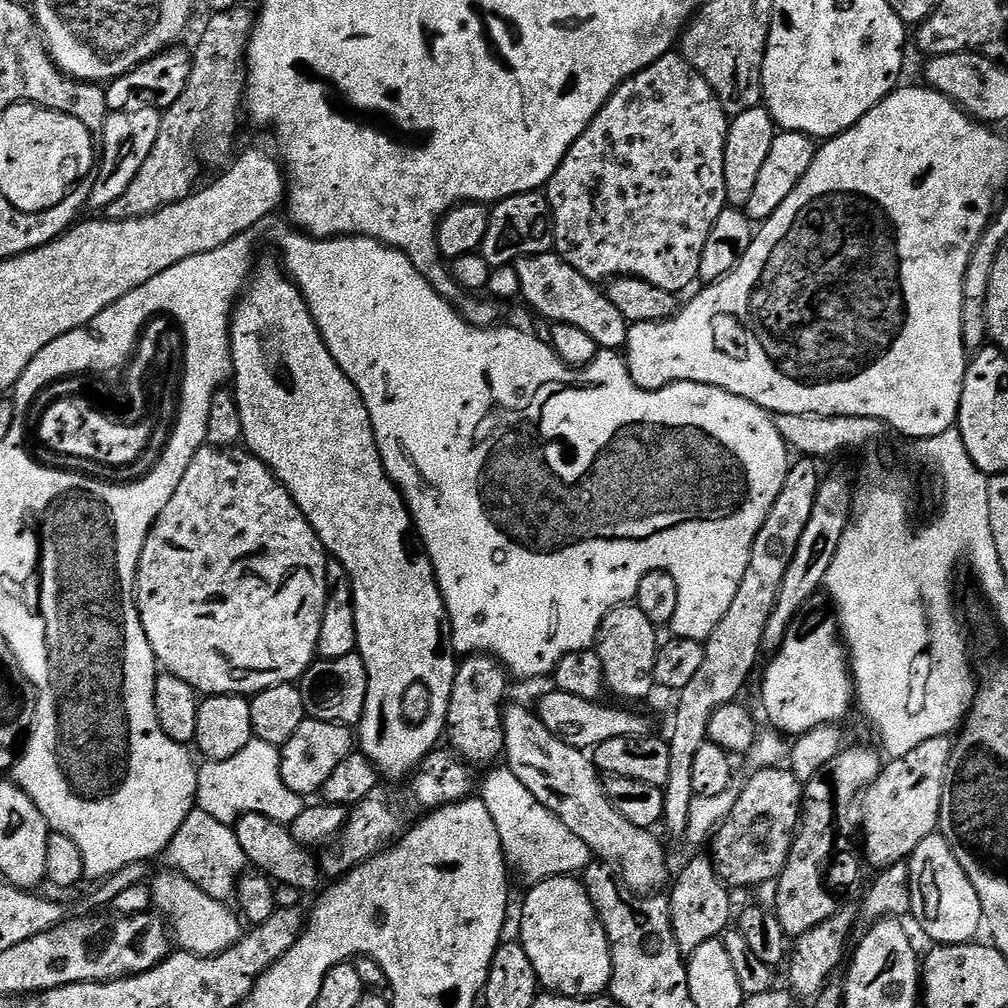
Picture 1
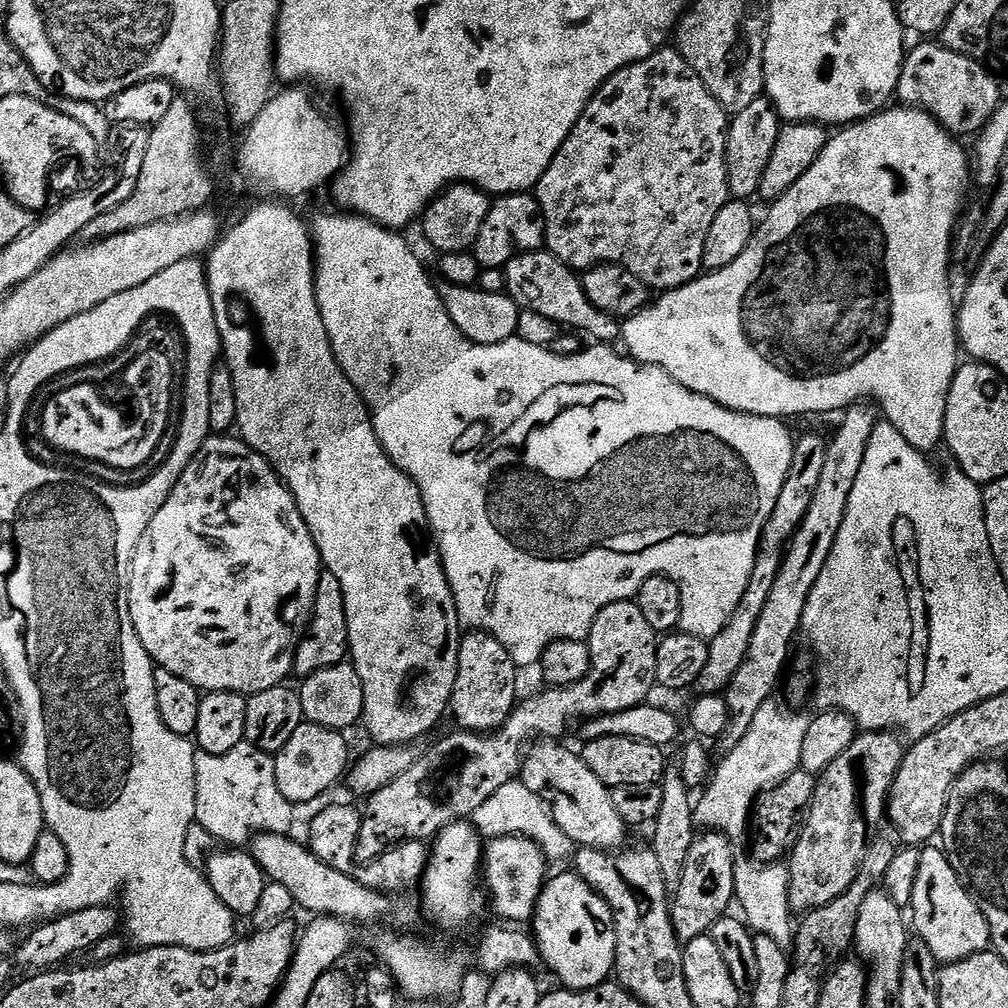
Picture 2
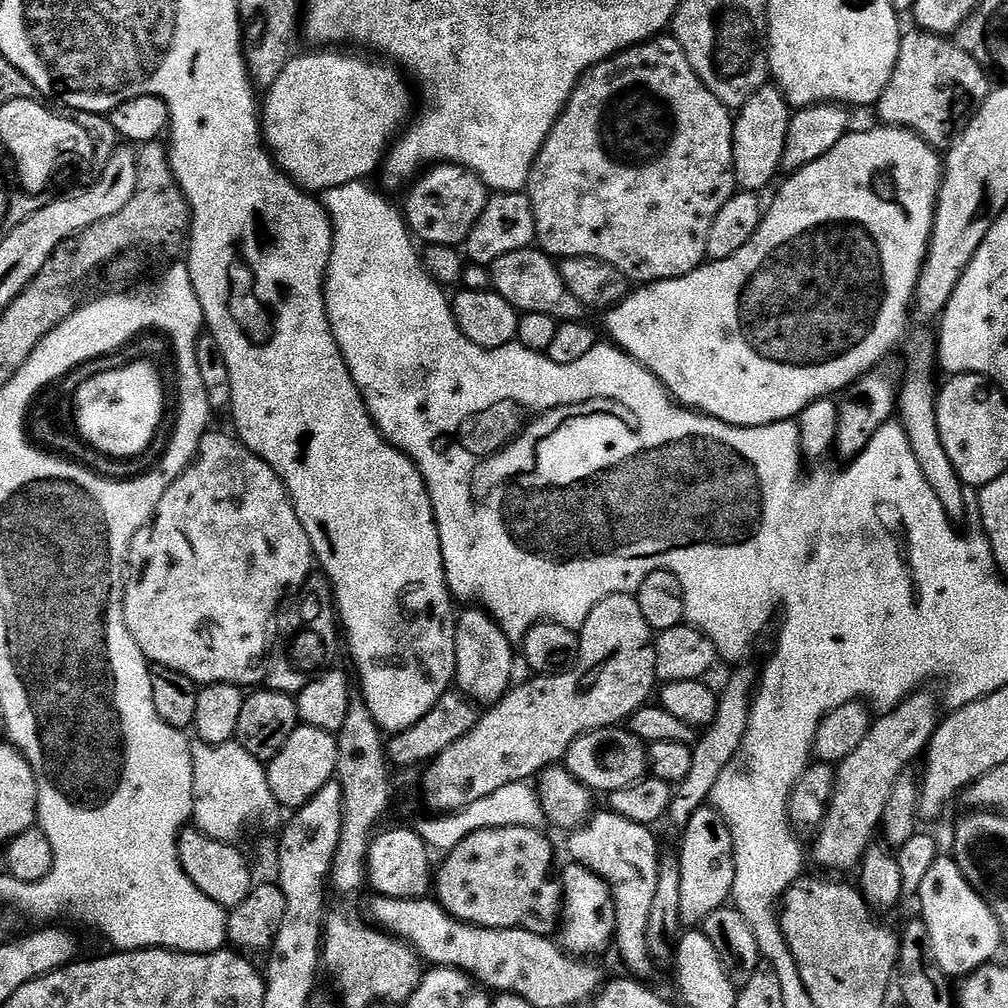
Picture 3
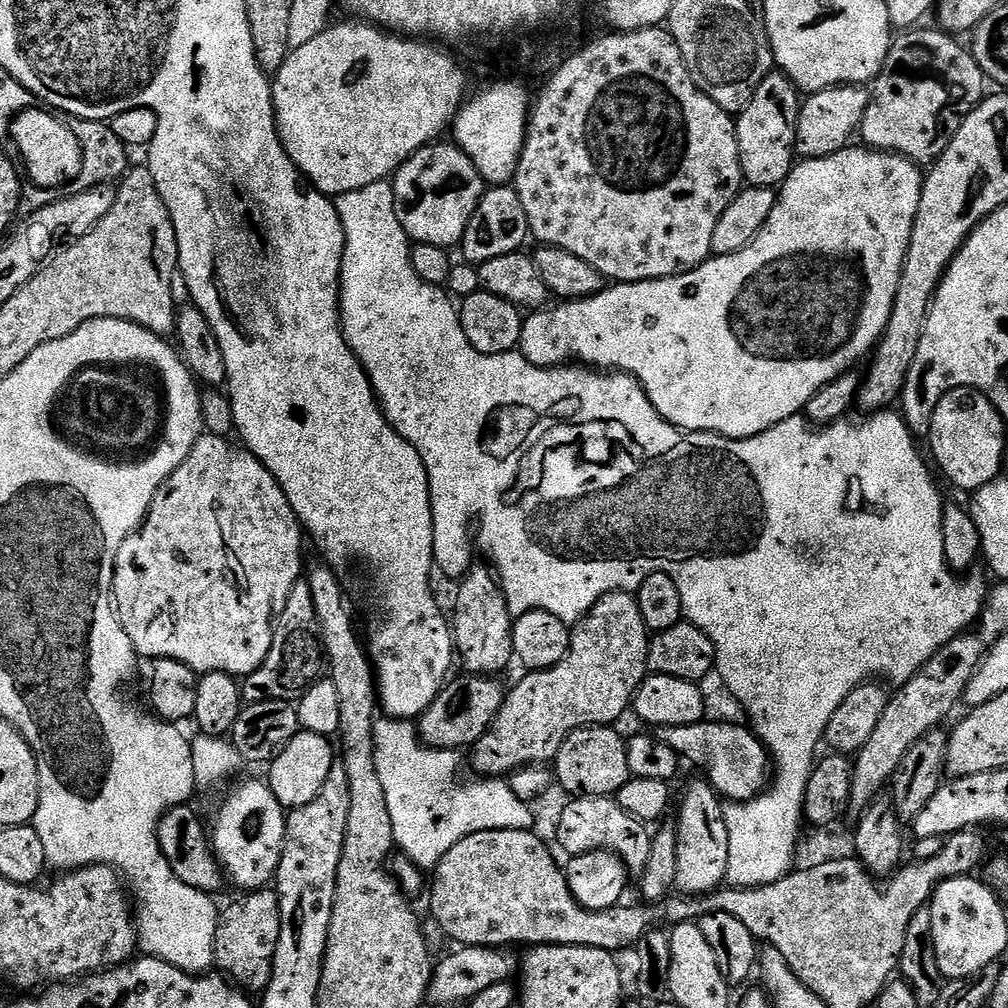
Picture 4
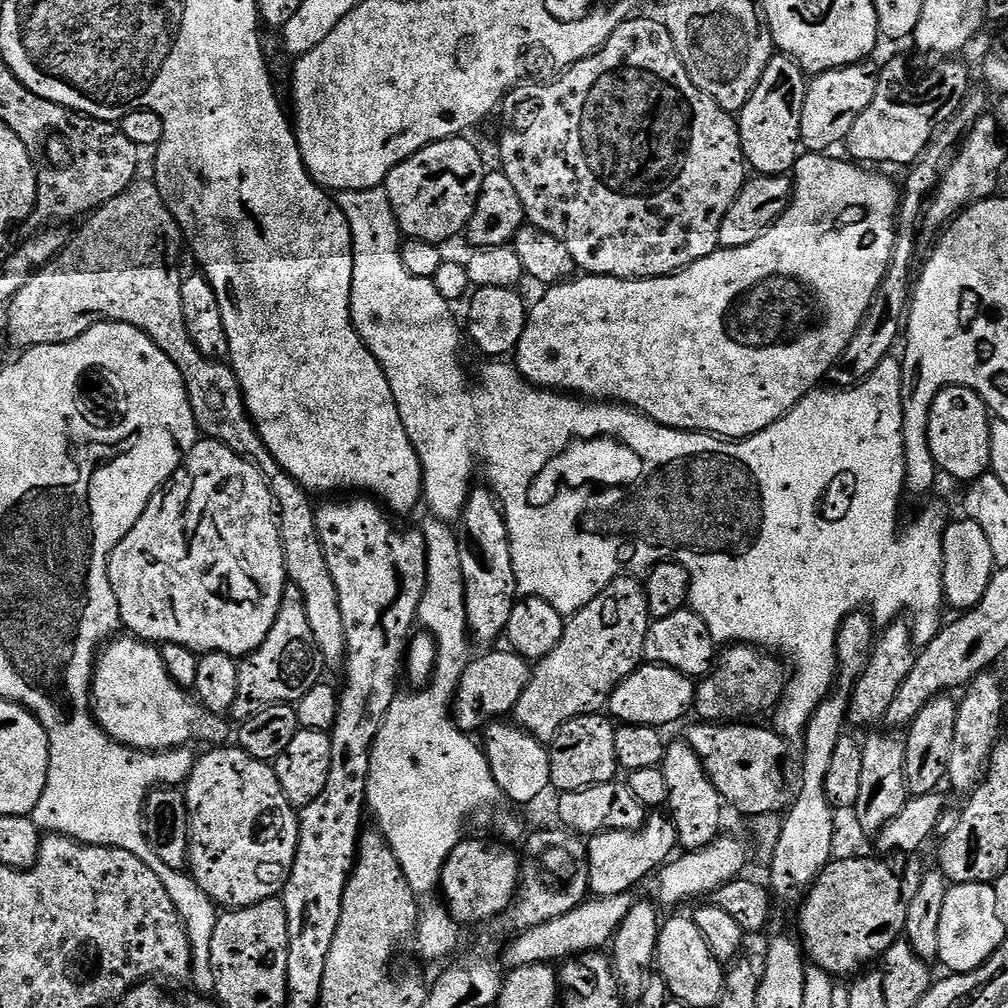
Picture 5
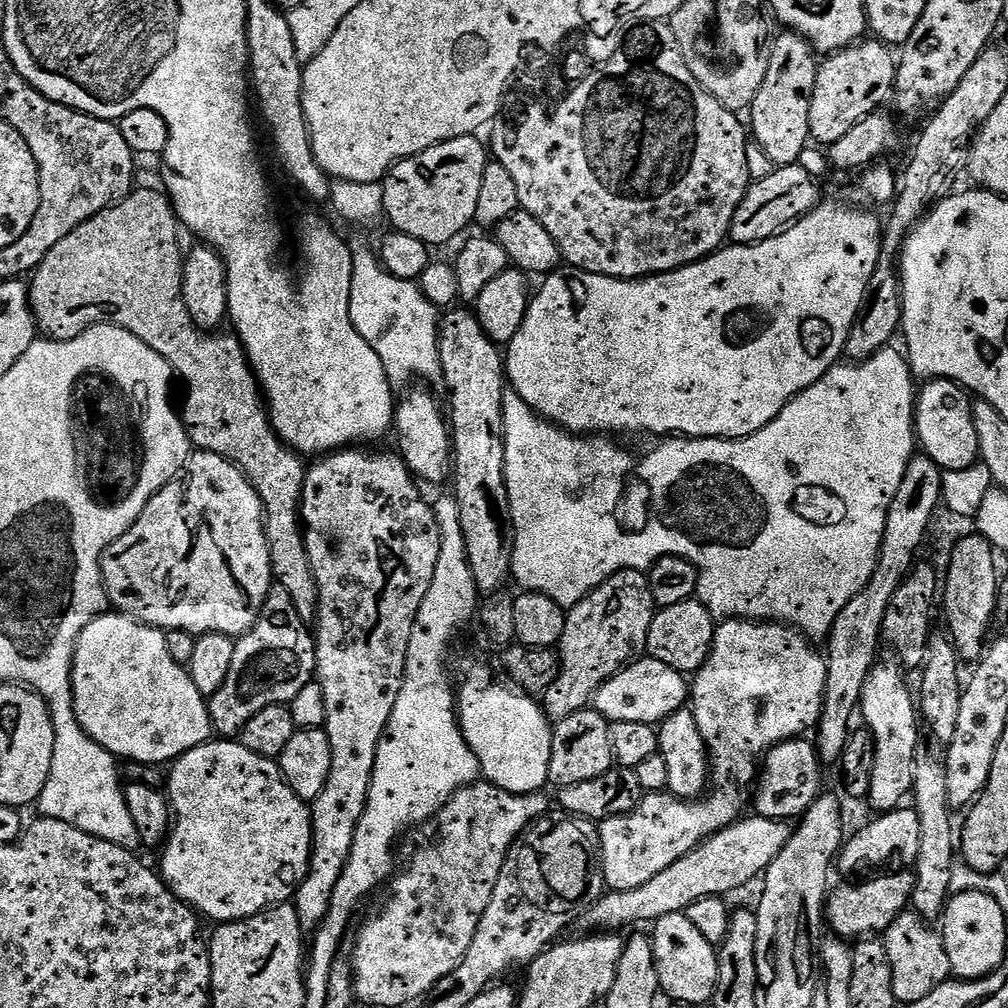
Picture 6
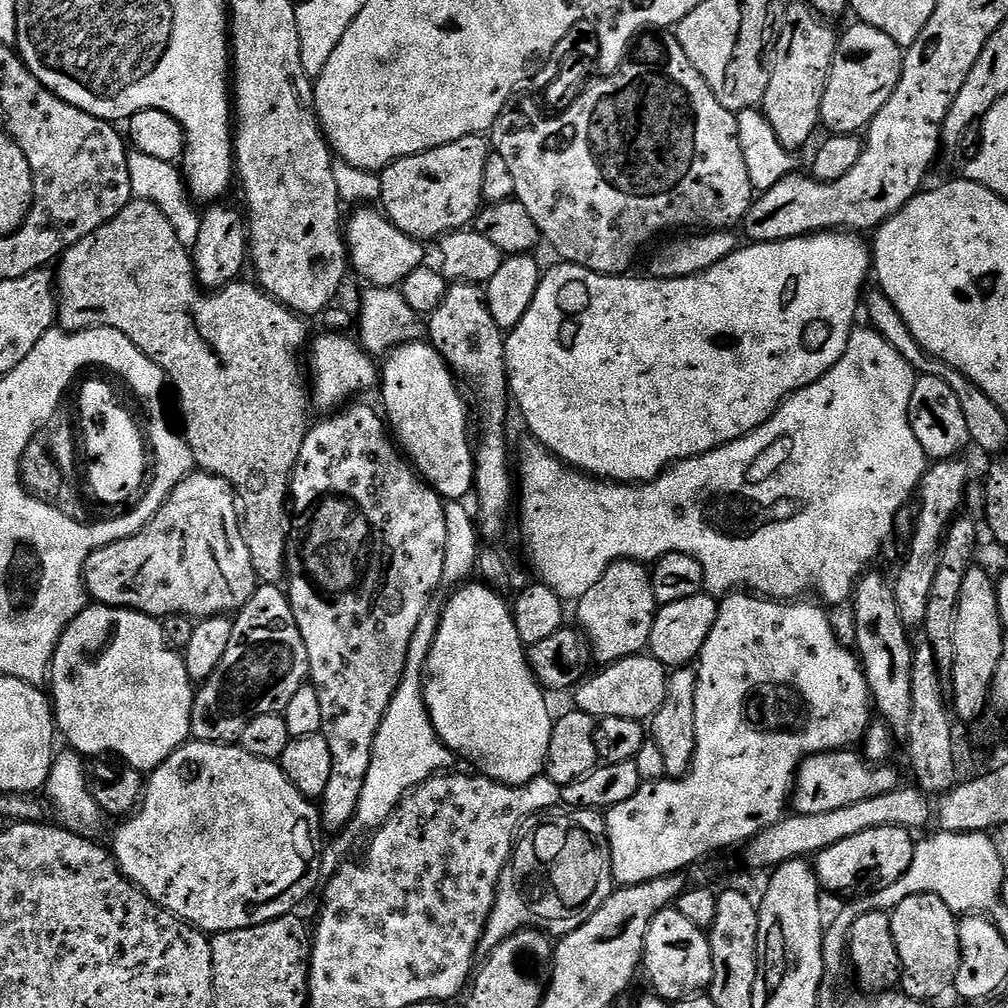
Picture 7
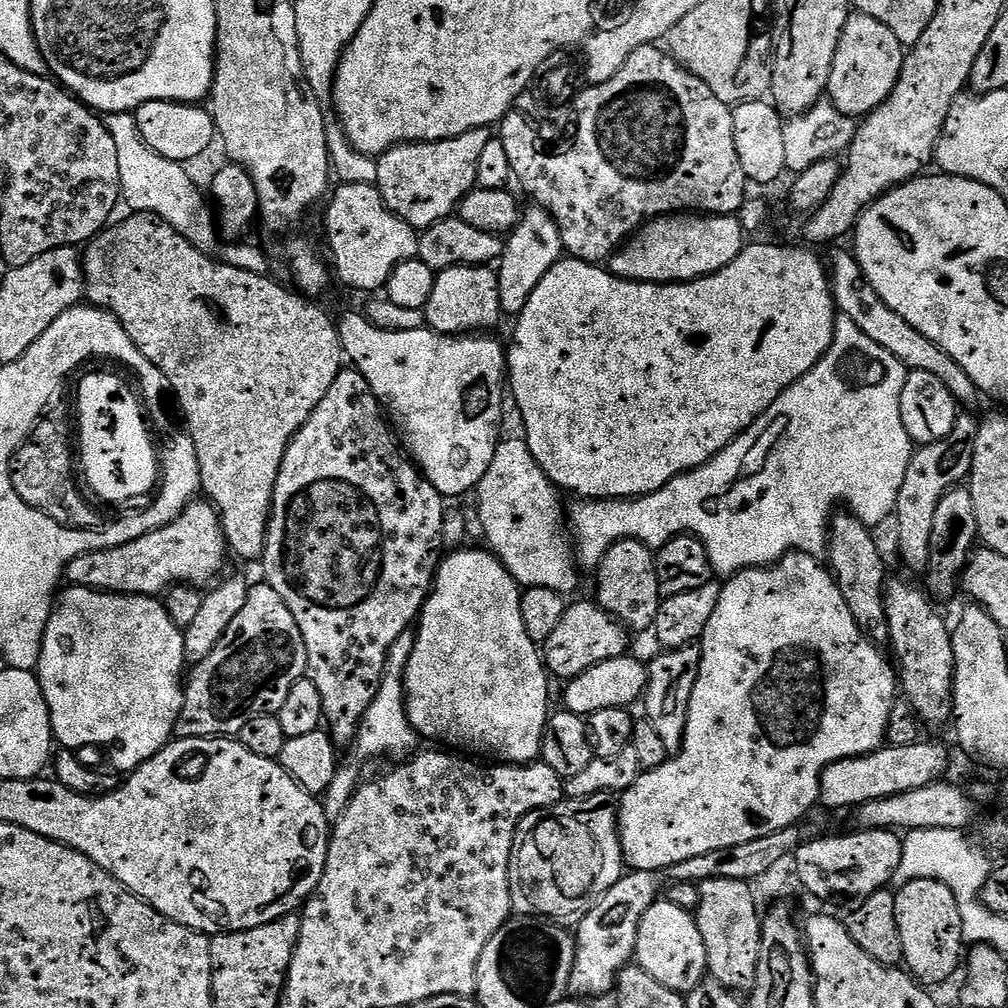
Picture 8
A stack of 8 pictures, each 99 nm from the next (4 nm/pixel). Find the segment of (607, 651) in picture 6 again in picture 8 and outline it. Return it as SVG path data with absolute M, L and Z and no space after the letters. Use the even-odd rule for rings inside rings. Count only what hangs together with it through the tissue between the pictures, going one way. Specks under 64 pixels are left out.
M619 540L604 556L598 569L600 581L596 584L596 596L601 608L616 617L633 633L653 627L660 609L660 587L656 569L656 552L637 540Z

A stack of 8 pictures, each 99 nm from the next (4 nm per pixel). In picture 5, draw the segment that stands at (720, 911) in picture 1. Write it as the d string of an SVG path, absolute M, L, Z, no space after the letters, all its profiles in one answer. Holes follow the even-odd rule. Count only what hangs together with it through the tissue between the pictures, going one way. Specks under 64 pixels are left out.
M677 738L664 749L664 763L666 774L666 790L668 791L667 811L676 826L676 838L681 849L693 852L699 848L710 846L721 835L720 823L724 820L725 801L718 794L714 782L706 774L698 754L689 746L687 740Z

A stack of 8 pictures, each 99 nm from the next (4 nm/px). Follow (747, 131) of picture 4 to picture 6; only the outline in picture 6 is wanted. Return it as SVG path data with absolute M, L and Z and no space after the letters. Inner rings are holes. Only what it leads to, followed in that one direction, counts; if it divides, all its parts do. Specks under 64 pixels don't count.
M791 30L781 33L777 40L775 37L771 41L766 82L762 82L762 90L758 90L750 109L751 139L776 166L799 164L801 154L809 147L812 134L810 102L814 98L814 82L818 67L817 53L803 36Z

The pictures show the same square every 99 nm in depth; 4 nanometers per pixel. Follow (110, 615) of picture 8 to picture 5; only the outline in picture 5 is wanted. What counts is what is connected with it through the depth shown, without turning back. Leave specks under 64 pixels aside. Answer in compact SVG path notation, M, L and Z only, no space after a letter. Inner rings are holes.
M128 634L107 641L97 655L92 669L92 715L111 740L142 752L167 752L191 745L192 739L208 744L204 746L224 746L229 743L229 721L208 712L185 689L176 685L166 670L166 662L162 662L157 645Z

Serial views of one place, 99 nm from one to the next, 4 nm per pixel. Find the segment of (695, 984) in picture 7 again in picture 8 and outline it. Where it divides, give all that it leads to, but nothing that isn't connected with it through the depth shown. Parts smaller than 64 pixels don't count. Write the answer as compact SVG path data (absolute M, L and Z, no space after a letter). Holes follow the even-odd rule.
M667 898L657 900L640 919L635 959L638 961L639 967L646 970L646 974L658 978L658 982L662 982L662 986L681 994L694 990L694 986L698 986L709 975L706 946L696 925L695 915L682 910L682 906L674 906Z

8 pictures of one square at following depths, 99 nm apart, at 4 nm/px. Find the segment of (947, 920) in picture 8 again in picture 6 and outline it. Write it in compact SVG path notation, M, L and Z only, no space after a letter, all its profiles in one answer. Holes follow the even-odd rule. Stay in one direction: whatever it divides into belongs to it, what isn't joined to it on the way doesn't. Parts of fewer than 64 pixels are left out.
M905 910L882 934L886 954L890 954L890 974L894 982L894 998L897 1005L907 1006L910 1002L926 998L930 990L945 984L952 976L950 958L946 958L943 935L932 928L935 927L917 912Z

